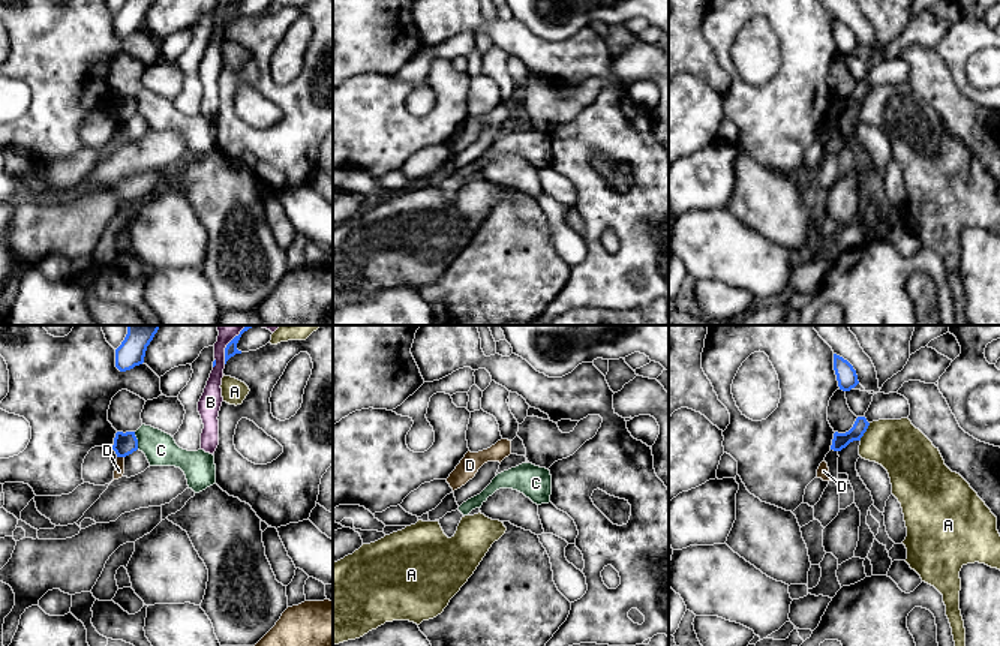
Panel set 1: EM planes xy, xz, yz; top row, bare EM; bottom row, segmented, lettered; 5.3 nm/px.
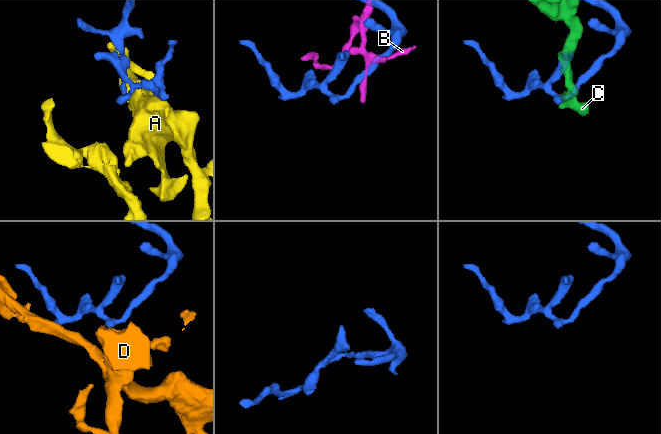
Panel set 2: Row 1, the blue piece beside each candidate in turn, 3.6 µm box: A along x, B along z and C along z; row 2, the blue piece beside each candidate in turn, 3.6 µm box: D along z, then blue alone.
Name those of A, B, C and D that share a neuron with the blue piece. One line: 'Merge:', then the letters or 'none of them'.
Merge: none of them

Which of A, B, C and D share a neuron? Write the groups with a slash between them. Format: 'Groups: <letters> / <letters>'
Groups: A / B / C / D

